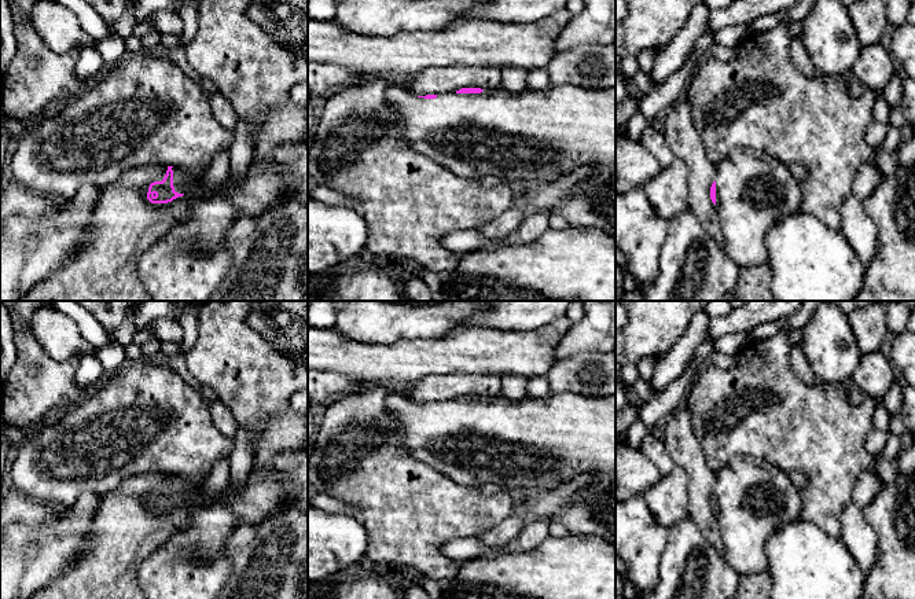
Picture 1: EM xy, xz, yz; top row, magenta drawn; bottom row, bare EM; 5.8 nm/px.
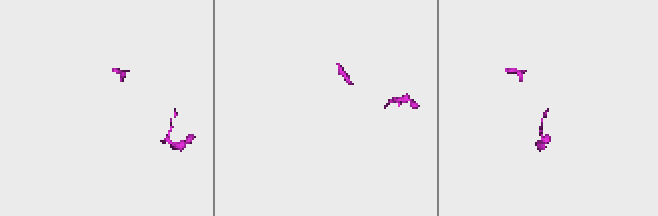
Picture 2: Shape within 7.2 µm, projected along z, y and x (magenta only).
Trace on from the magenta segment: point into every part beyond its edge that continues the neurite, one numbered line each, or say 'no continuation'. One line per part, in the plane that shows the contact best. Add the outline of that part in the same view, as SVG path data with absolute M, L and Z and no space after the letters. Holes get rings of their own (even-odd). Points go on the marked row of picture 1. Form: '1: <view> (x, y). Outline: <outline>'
1: xy (283, 175). Outline: M308 139L278 147L269 157L251 162L239 181L228 177L212 191L203 190L203 174L172 170L174 191L184 194L191 205L223 192L232 202L235 220L262 214L286 198L308 205Z

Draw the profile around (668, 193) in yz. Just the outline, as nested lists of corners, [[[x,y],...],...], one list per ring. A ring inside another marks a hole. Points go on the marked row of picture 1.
[[[679,158],[666,169],[661,169],[654,179],[644,183],[642,190],[657,216],[666,221],[690,209],[688,169]]]

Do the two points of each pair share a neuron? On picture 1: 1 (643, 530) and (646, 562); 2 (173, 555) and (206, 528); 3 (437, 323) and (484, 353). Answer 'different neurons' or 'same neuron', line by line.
1: same neuron
2: same neuron
3: different neurons

